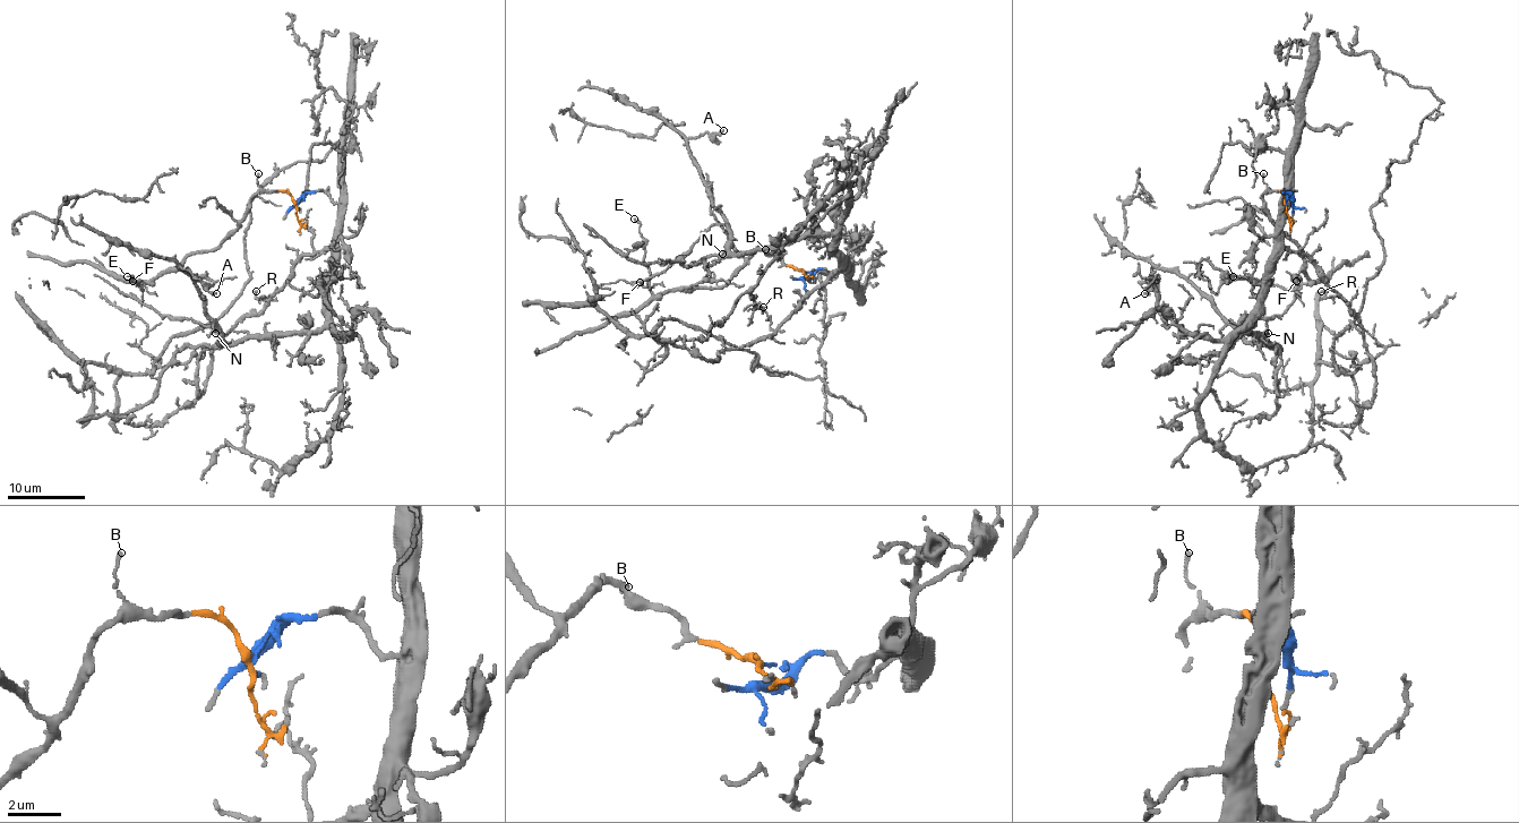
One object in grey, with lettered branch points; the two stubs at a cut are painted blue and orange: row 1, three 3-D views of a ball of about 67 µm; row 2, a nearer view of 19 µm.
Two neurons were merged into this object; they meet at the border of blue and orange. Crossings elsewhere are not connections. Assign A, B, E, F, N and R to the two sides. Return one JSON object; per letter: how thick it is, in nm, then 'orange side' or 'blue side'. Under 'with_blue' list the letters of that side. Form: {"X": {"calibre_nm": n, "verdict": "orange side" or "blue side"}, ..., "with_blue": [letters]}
{"A": {"calibre_nm": 240, "verdict": "blue side"}, "B": {"calibre_nm": 110, "verdict": "orange side"}, "E": {"calibre_nm": 140, "verdict": "orange side"}, "F": {"calibre_nm": 110, "verdict": "orange side"}, "N": {"calibre_nm": 80, "verdict": "blue side"}, "R": {"calibre_nm": 150, "verdict": "blue side"}, "with_blue": ["A", "N", "R"]}

